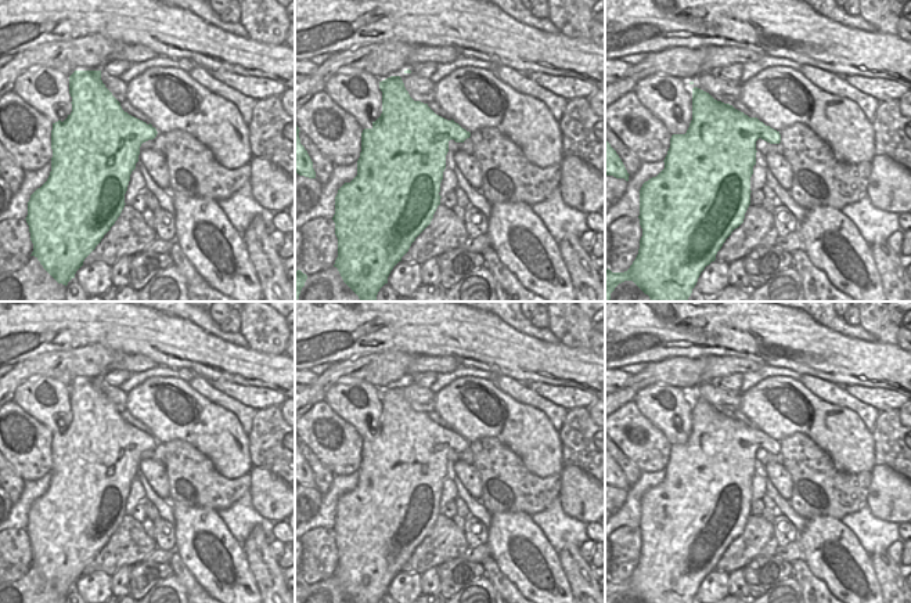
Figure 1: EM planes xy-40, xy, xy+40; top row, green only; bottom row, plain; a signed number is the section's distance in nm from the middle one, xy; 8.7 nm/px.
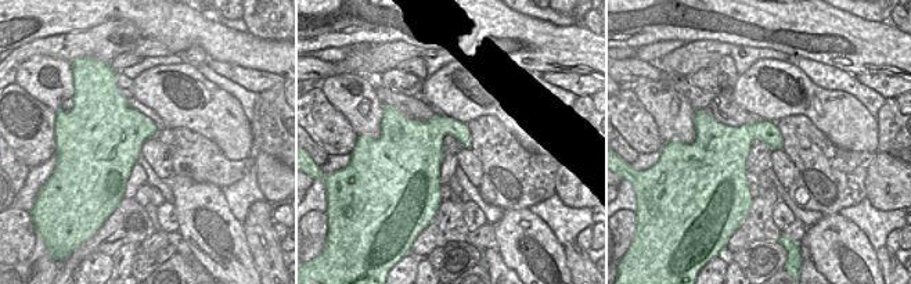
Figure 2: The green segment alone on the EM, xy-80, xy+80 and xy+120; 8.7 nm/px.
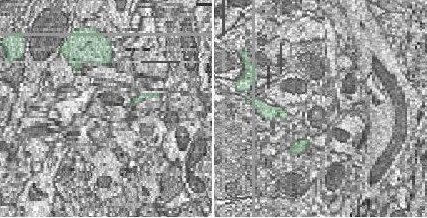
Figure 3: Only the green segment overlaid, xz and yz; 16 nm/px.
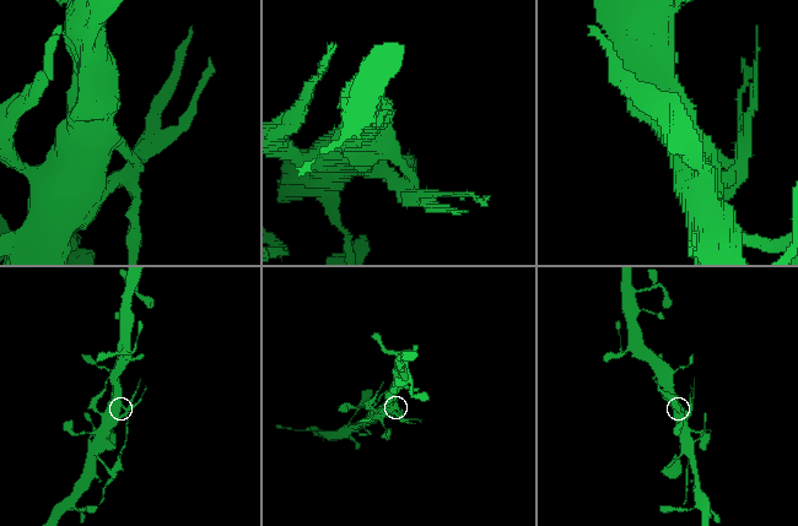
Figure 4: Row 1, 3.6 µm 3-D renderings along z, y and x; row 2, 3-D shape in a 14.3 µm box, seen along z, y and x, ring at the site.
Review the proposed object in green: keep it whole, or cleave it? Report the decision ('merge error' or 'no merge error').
merge error

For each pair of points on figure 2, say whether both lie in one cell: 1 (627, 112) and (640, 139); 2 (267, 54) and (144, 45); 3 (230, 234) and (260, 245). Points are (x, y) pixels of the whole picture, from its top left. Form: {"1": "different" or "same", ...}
{"1": "same", "2": "different", "3": "different"}

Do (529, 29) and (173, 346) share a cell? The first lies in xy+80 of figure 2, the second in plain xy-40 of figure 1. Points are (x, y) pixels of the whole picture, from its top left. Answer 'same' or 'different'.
same

